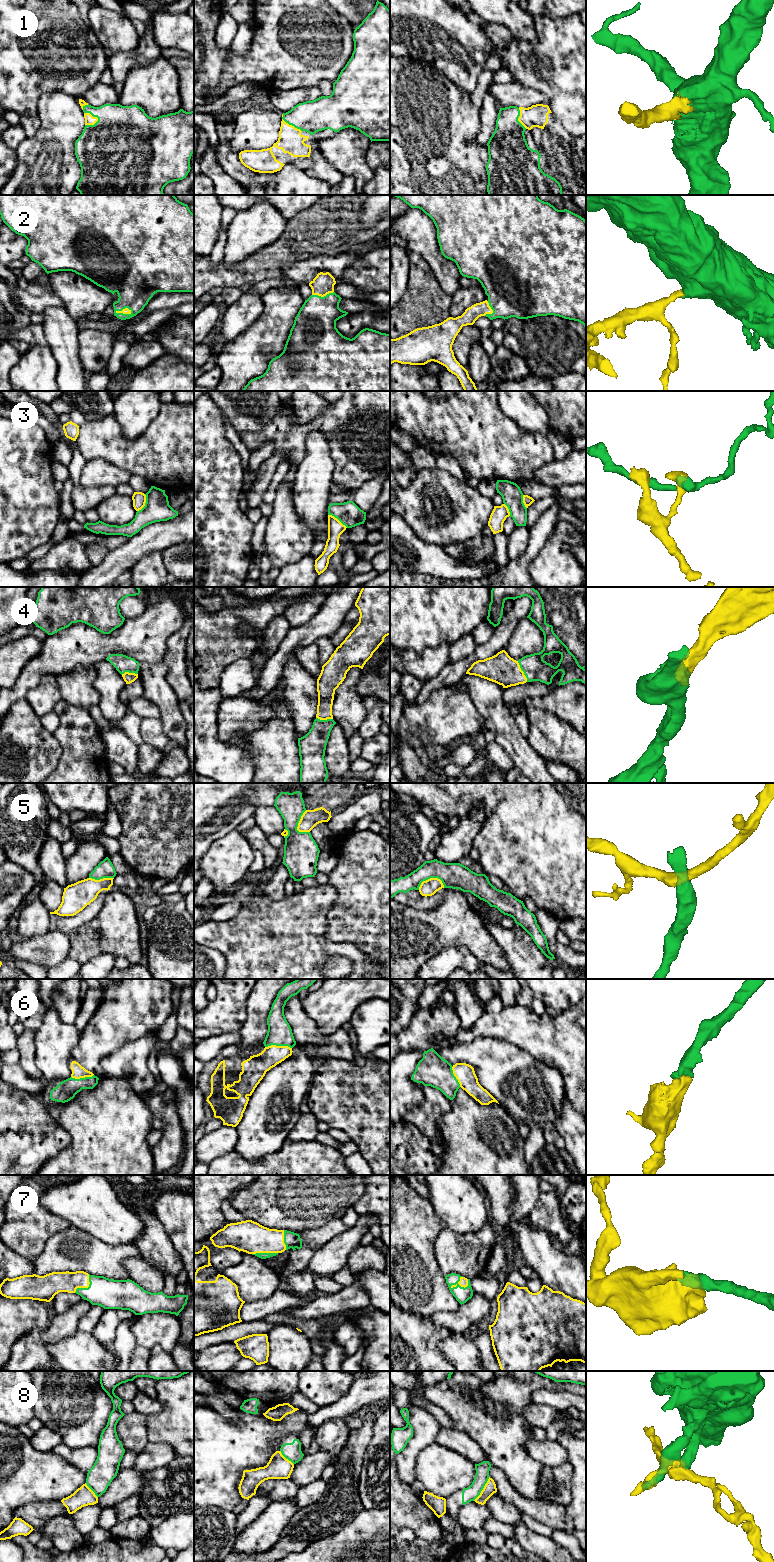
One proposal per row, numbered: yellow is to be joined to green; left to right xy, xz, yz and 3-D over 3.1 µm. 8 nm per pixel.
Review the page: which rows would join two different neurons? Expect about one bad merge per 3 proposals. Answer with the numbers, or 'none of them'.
3, 5, 8

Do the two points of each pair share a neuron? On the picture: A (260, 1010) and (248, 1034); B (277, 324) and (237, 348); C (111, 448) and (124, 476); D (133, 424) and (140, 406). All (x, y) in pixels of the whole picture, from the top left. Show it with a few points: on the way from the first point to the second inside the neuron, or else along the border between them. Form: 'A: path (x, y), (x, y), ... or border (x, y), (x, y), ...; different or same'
A: path (257, 1016), (254, 1028); same
B: path (267, 334), (253, 348), (247, 348); same
C: border (99, 457), (128, 470), (132, 474); different
D: path (133, 420), (139, 413), (139, 410); same

